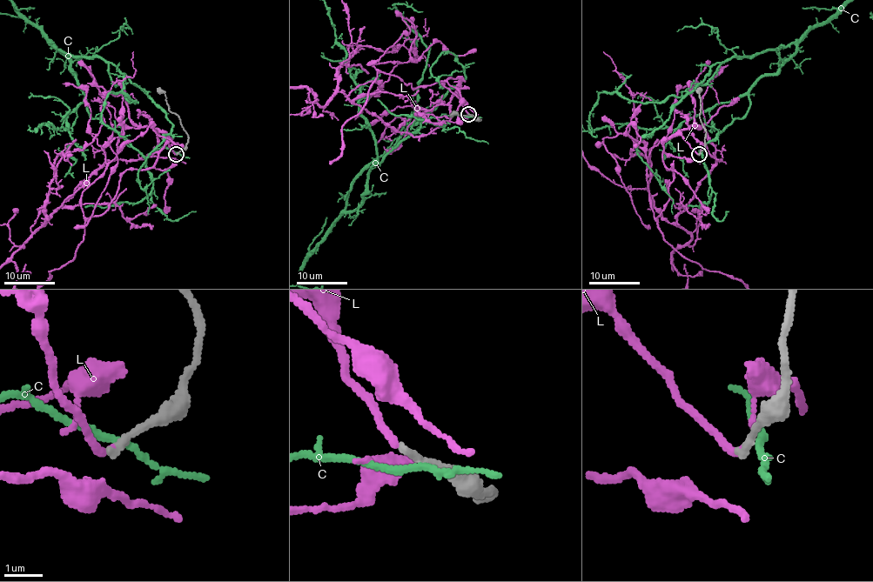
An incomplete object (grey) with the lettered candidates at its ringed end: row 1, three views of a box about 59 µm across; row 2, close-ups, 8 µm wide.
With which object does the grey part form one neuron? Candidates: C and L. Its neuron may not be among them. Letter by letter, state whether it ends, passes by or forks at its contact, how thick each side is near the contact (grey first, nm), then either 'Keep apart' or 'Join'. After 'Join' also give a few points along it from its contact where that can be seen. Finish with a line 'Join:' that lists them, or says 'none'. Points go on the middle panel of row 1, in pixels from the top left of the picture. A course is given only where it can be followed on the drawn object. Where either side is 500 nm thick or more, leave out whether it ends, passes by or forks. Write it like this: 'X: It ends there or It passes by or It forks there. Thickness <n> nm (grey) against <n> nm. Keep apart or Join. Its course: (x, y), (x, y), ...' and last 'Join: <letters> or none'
C: It passes by. Thickness 280 nm (grey) against 170 nm. Keep apart
L: It ends there. Thickness 200 nm (grey) against 180 nm. Join
Join: L

